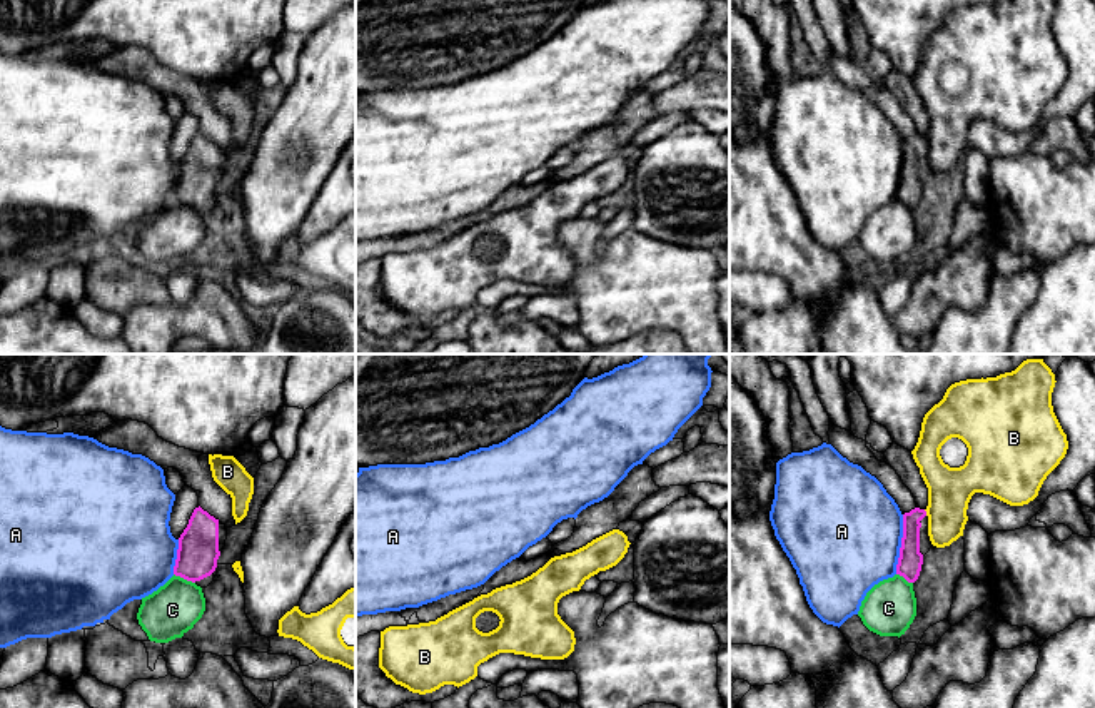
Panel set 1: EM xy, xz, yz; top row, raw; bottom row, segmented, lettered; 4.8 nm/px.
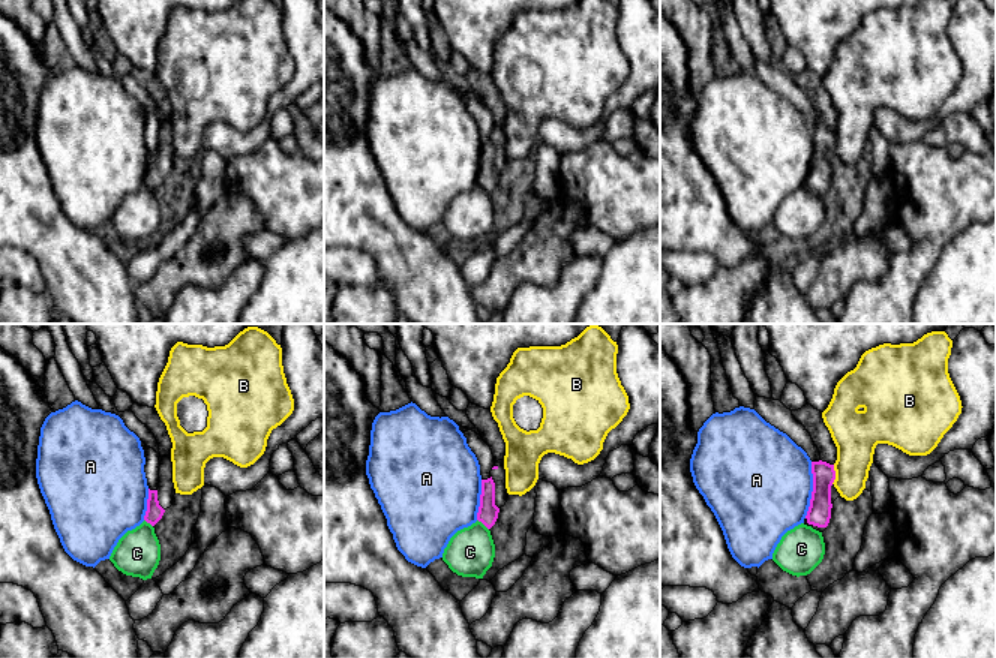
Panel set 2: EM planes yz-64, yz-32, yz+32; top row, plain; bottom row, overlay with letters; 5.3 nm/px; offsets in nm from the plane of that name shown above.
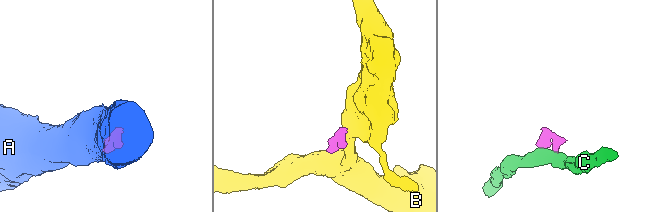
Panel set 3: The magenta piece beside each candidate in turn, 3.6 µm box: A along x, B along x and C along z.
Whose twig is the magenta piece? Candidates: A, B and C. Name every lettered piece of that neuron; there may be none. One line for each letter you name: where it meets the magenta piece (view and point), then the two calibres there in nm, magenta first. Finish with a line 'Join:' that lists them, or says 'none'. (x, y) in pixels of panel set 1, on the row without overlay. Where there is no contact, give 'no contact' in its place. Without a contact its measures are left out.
Join: none

